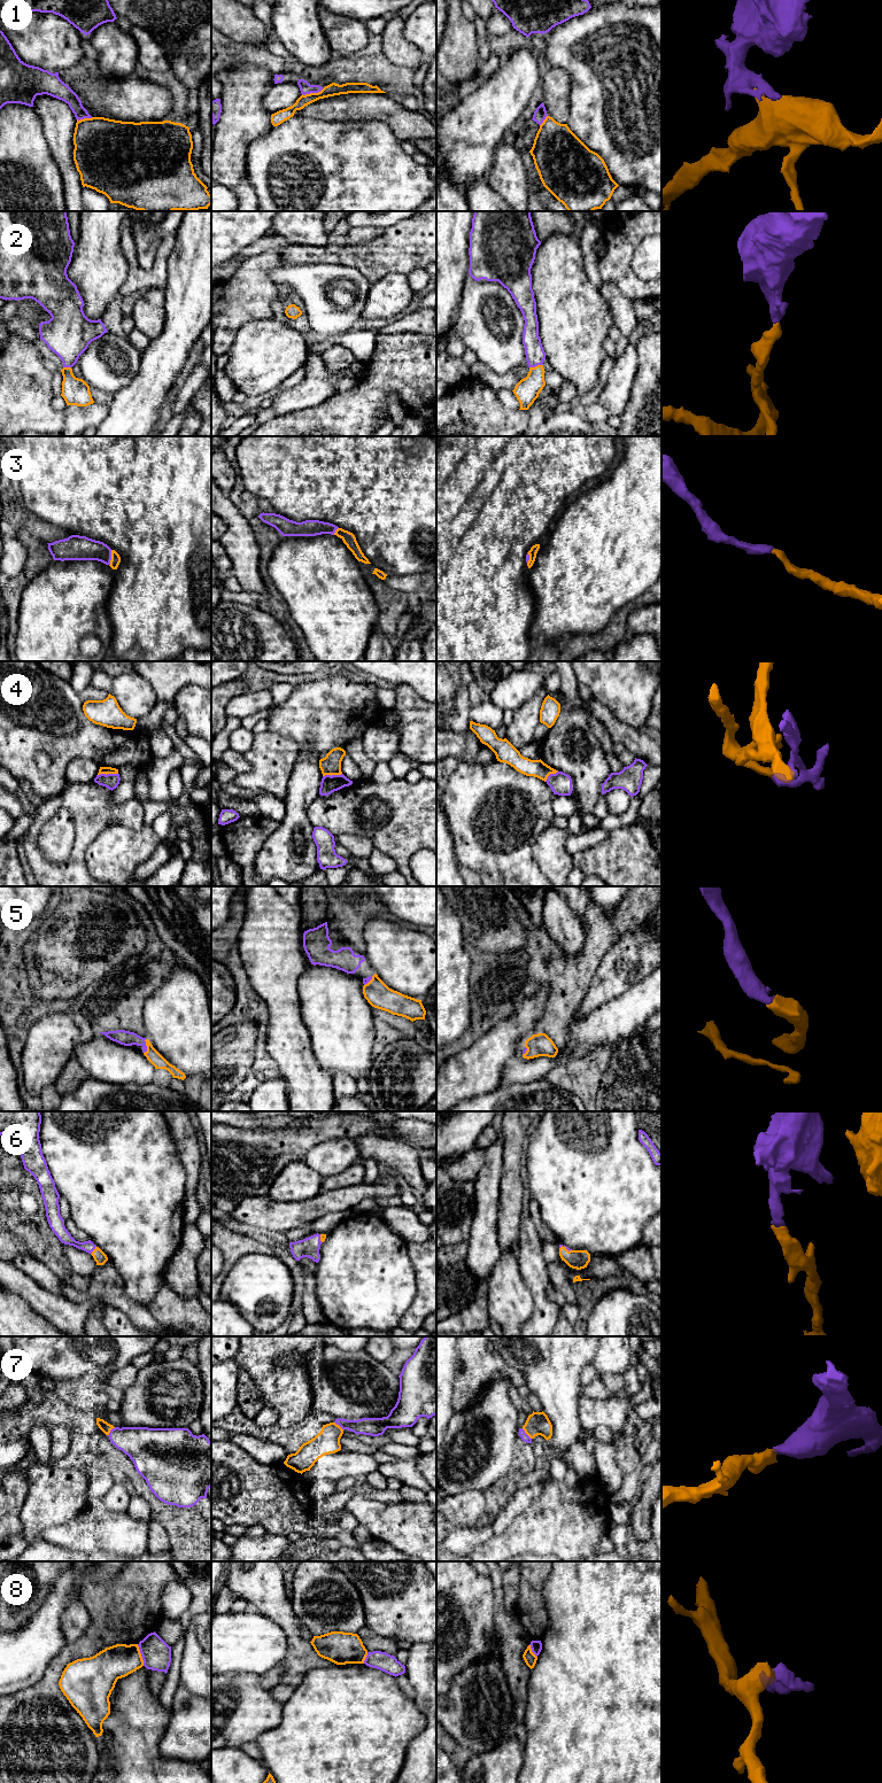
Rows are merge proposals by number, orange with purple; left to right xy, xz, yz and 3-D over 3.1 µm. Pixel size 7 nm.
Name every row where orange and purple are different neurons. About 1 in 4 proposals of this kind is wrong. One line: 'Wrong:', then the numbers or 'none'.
Wrong: 1, 4, 8

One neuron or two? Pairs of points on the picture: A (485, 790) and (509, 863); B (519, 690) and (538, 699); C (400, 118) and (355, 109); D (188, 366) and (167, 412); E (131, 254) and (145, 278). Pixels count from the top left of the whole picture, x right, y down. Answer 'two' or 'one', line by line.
A: one
B: two
C: one
D: one
E: one

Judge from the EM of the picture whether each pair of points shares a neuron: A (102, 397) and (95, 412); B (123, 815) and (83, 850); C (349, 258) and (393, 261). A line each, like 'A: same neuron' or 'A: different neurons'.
A: different neurons
B: same neuron
C: same neuron

